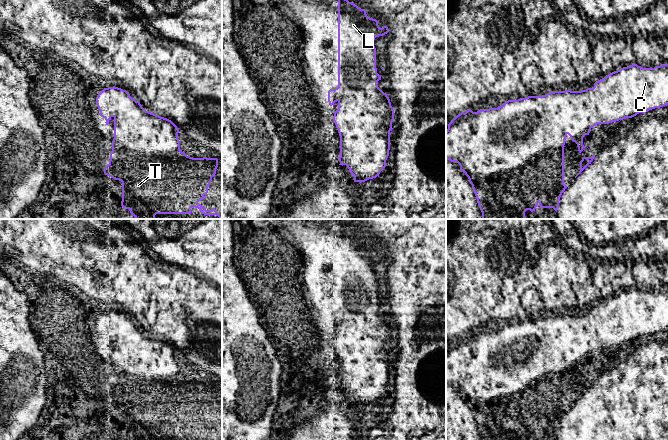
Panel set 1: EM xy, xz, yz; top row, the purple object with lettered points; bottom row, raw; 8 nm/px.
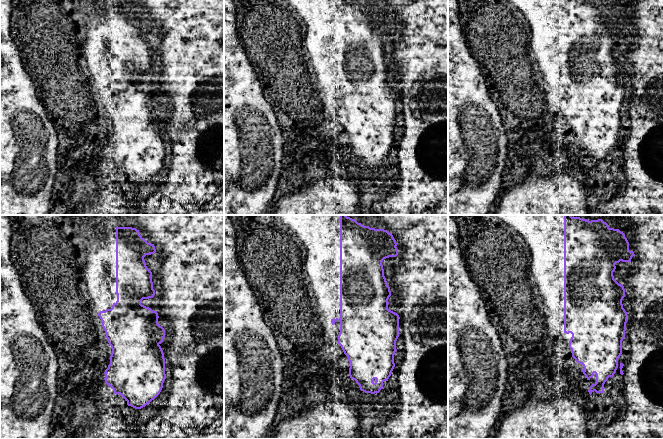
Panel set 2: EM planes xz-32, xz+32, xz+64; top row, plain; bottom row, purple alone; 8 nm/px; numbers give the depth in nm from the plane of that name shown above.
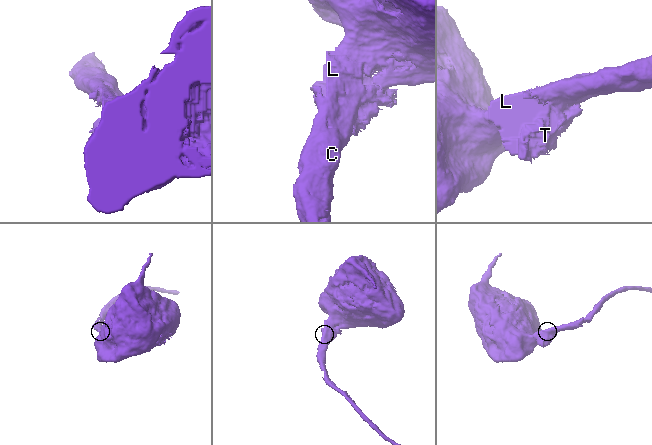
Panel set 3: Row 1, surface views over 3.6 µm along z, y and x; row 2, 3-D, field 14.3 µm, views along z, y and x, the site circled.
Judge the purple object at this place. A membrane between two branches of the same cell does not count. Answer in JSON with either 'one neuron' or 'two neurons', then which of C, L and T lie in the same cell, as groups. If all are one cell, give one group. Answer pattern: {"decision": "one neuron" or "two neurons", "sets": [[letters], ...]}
{"decision": "one neuron", "sets": [["C", "L", "T"]]}

